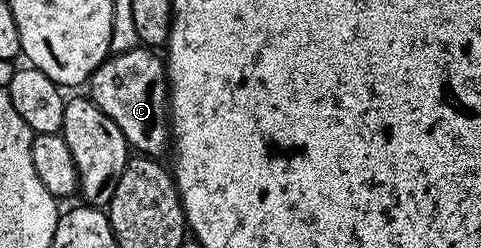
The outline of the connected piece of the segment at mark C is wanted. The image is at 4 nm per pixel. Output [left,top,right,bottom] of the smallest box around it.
[88,48,168,156]

